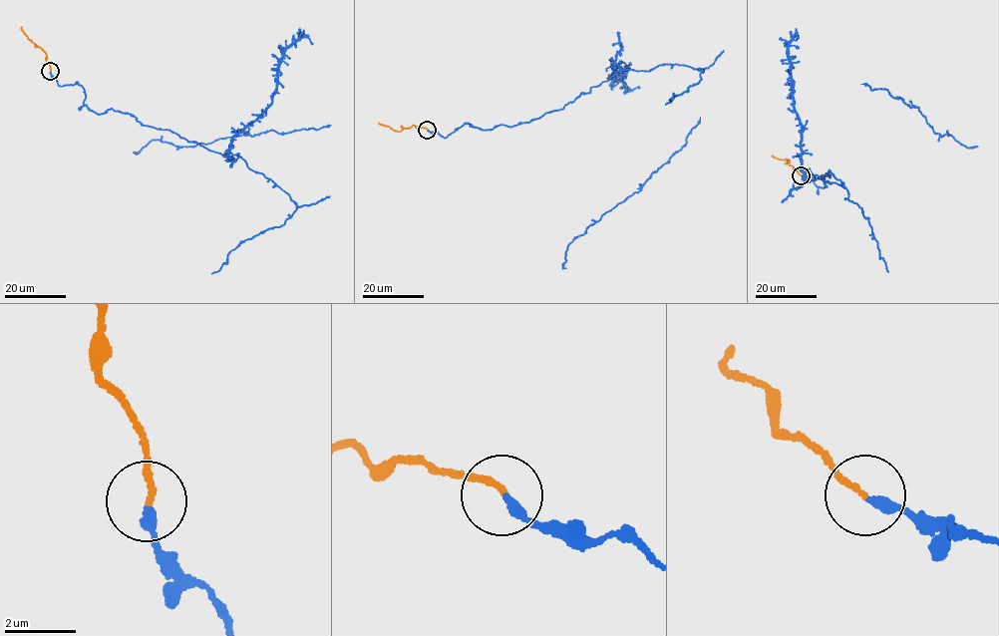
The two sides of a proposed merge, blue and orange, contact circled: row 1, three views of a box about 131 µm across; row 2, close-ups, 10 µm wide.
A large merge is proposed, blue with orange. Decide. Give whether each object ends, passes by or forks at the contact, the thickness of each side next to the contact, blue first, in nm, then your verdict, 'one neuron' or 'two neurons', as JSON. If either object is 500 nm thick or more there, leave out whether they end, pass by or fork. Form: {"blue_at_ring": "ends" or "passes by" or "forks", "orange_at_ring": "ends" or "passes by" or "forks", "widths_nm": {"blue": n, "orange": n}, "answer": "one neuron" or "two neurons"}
{"blue_at_ring": "ends", "orange_at_ring": "ends", "widths_nm": {"blue": 240, "orange": 140}, "answer": "one neuron"}

